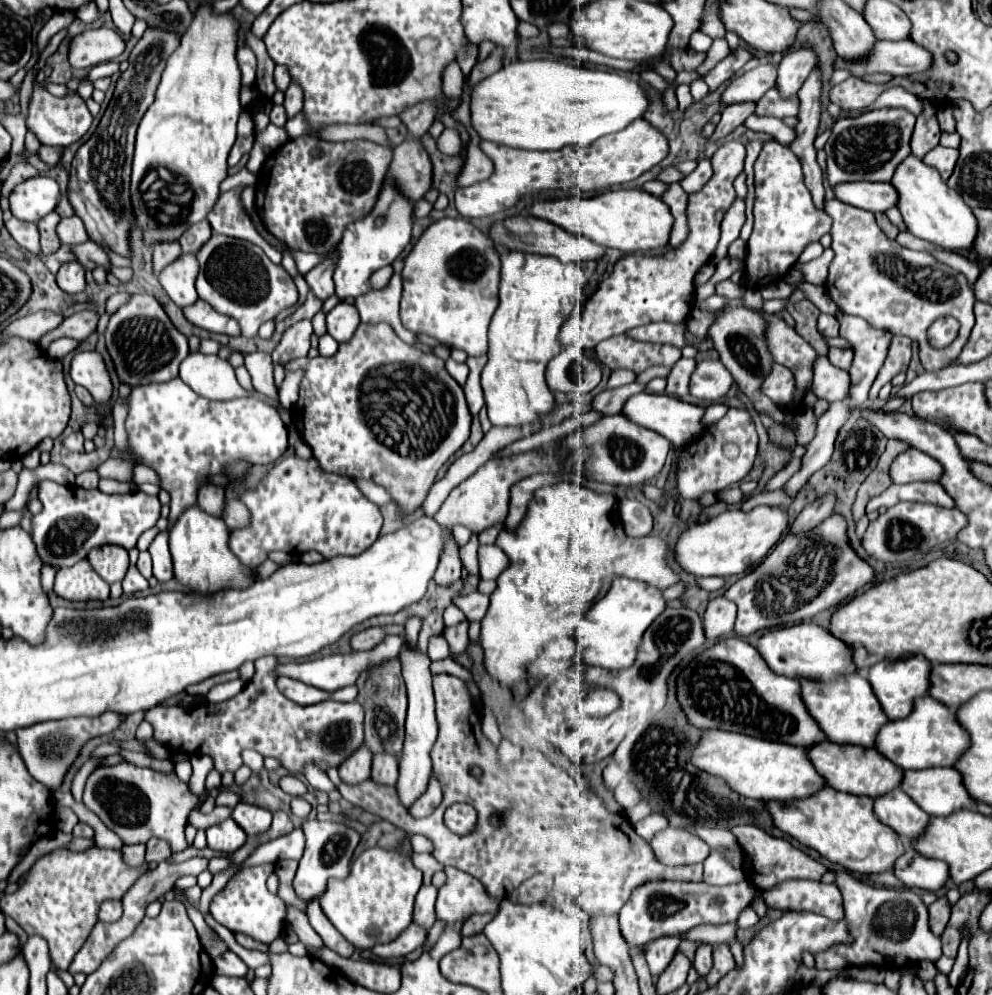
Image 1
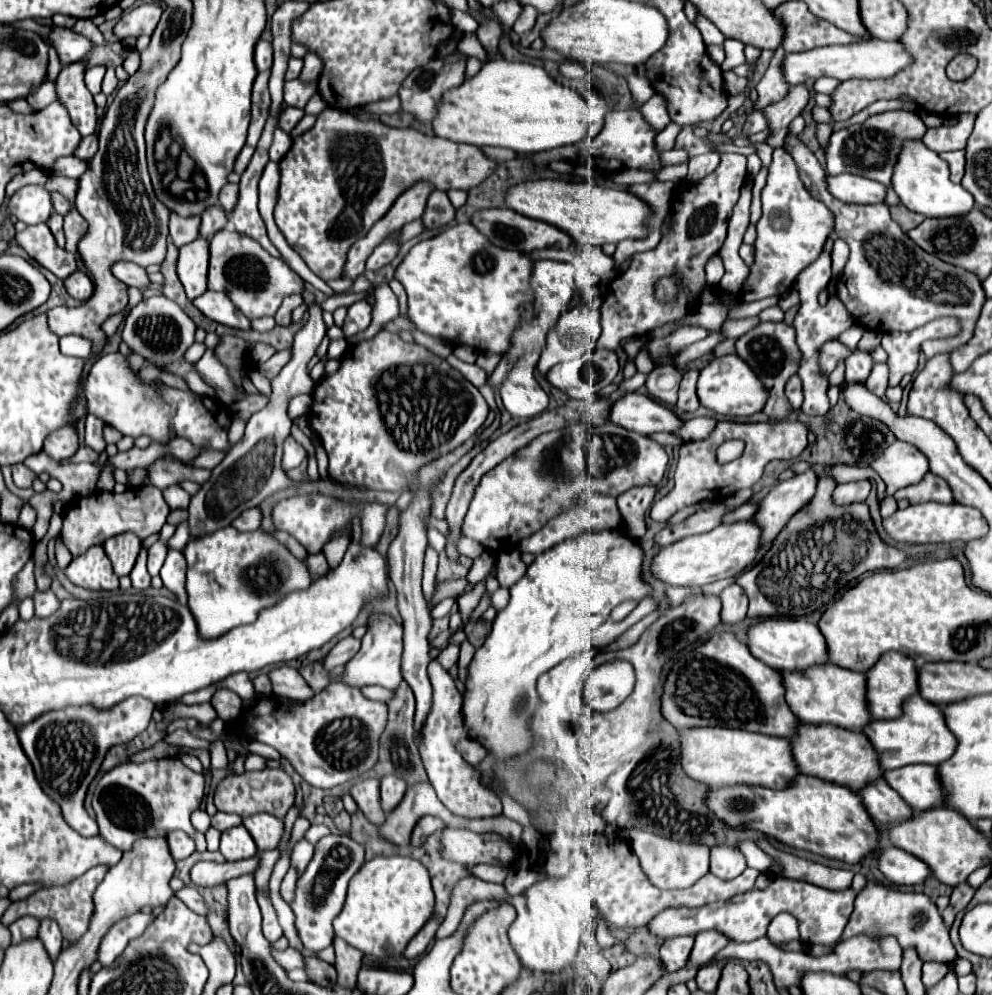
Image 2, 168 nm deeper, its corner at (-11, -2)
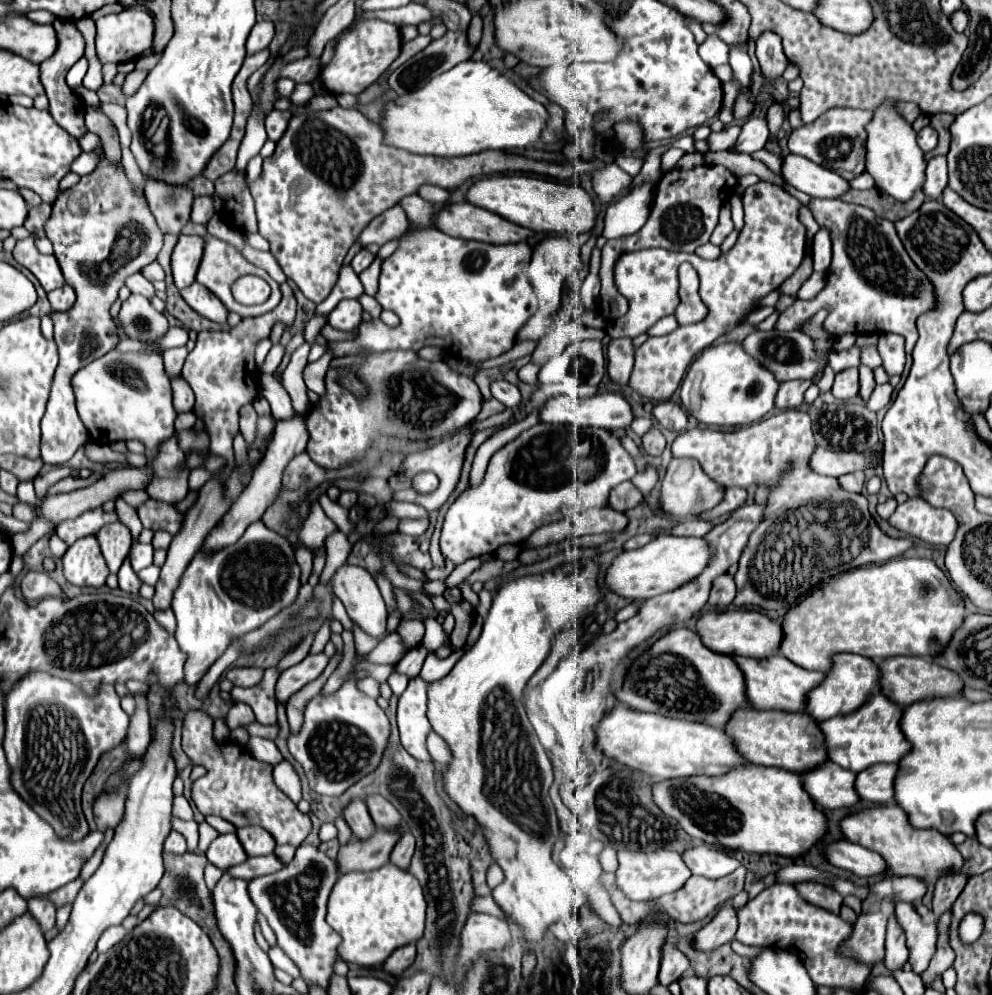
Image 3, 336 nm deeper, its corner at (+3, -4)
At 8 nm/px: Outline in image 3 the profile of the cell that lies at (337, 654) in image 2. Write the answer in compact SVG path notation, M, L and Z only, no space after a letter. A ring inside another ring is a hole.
M320 653L320 655L308 655L298 665L282 671L282 675L276 683L278 699L288 701L298 689L302 689L306 683L314 681L324 671L326 665L328 665L328 657L324 653Z

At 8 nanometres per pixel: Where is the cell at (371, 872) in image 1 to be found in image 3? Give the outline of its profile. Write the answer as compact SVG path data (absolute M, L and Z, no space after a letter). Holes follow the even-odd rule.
M386 863L374 871L352 871L340 875L330 893L326 923L342 937L338 951L346 963L378 965L384 963L396 947L420 939L424 917L426 901L418 879L410 871Z

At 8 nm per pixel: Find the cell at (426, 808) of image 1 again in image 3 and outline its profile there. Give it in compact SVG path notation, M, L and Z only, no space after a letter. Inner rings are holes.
M406 829L400 837L400 841L396 843L392 855L390 855L390 861L396 863L398 867L408 867L410 865L410 859L412 859L412 853L414 853L414 835Z

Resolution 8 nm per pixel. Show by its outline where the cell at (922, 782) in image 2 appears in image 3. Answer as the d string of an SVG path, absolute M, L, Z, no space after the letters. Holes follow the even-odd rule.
M880 763L876 767L868 767L868 771L860 771L856 777L856 791L860 791L860 797L864 801L886 805L896 801L896 783L898 765L896 763Z

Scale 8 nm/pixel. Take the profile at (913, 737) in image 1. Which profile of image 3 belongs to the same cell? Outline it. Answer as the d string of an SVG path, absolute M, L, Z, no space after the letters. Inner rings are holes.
M876 693L872 697L872 703L868 703L860 715L848 715L848 719L836 717L820 723L820 729L828 739L830 761L854 773L860 773L876 763L900 763L900 759L912 751L912 743L906 739L900 727L902 715L902 707L896 707L896 703L892 703L886 695Z

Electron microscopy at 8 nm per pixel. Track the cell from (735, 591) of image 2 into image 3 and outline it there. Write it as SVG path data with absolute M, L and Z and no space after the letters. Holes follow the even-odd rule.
M724 573L720 577L716 577L716 583L710 591L710 599L708 599L708 605L716 607L716 609L724 609L724 607L730 607L732 601L736 597L736 587L734 587L734 579Z

